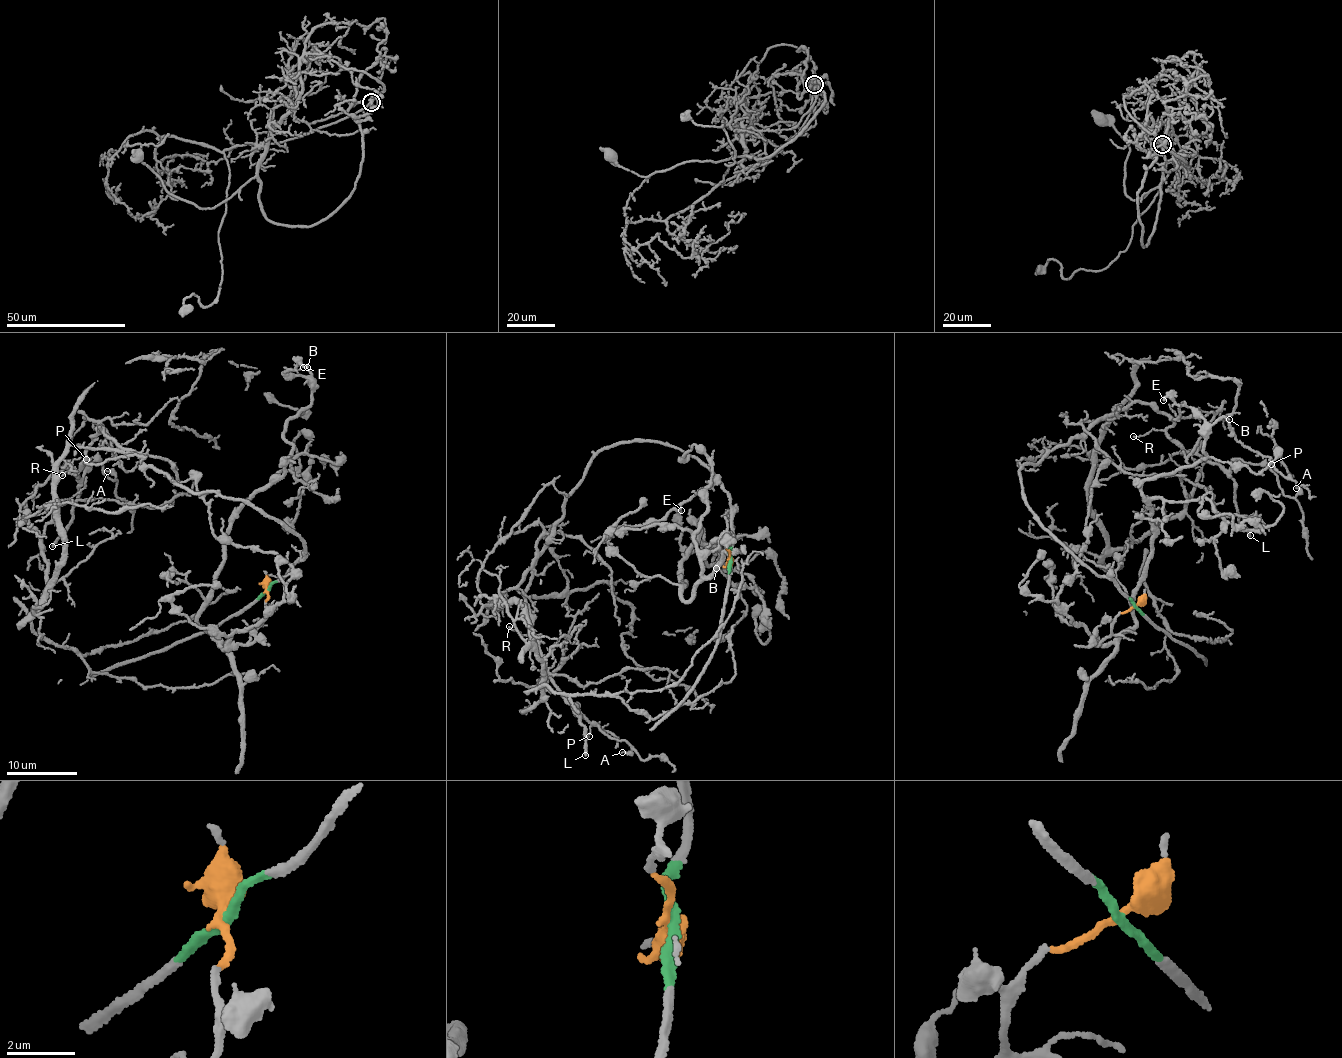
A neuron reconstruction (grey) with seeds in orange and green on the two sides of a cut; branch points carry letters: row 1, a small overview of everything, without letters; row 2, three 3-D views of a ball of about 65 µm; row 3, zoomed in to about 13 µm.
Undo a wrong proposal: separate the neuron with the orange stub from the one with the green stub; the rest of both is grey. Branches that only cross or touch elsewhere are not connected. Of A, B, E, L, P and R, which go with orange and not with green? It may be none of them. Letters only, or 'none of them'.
B, E

